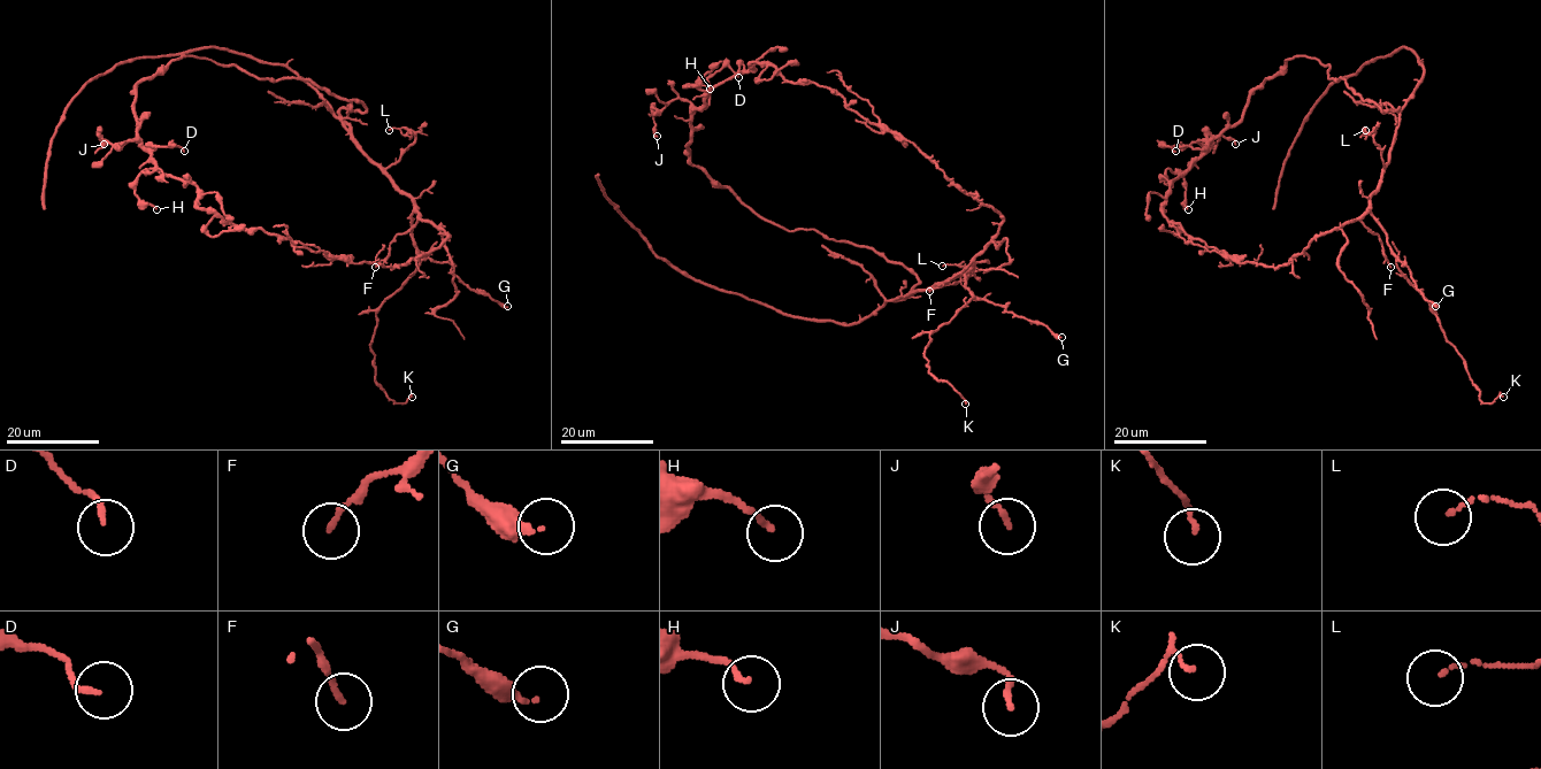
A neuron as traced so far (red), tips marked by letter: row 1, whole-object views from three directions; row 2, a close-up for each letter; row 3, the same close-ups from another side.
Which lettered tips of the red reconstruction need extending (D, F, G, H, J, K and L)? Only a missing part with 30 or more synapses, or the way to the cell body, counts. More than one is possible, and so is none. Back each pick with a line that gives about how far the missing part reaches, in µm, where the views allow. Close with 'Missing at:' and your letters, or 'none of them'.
Missing at: none of them

